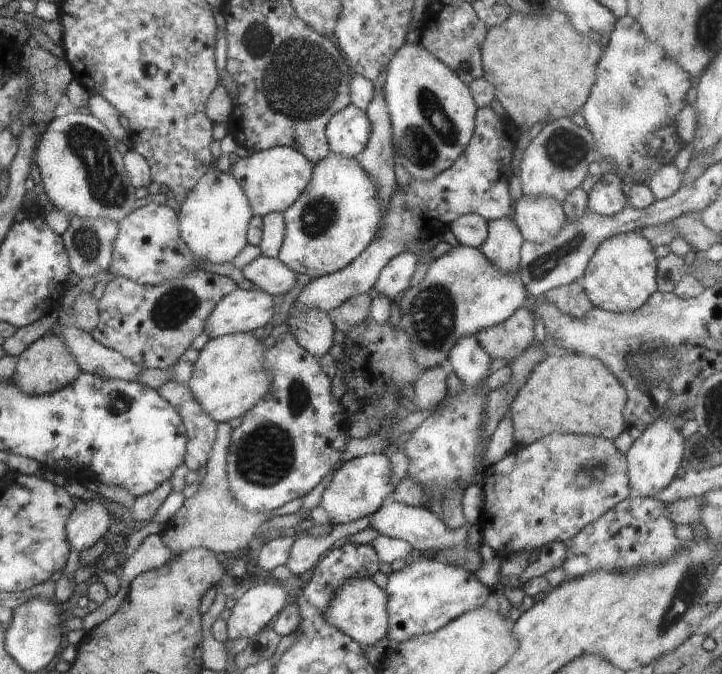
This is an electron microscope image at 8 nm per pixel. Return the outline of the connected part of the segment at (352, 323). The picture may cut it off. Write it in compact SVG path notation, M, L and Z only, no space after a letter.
M373 292L354 295L345 300L339 307L332 309L329 315L335 328L346 334L370 316L368 313L370 312L372 297Z

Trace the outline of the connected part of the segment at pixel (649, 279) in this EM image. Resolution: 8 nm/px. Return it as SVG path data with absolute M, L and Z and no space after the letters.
M630 231L607 238L599 244L578 281L594 307L615 313L629 313L639 309L657 287L657 258L654 244L643 232Z

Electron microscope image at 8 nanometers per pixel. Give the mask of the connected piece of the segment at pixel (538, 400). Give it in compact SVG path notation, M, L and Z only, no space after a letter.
M569 351L562 356L546 355L543 361L532 367L530 376L520 387L509 408L508 414L513 420L514 442L519 448L550 433L604 436L614 441L625 430L623 410L626 401L626 389L601 360Z

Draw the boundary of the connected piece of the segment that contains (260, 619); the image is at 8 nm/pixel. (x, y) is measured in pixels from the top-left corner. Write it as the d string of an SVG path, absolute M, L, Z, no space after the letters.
M264 579L256 585L248 585L248 590L236 601L235 606L231 608L232 613L227 620L227 635L230 640L240 638L241 636L252 638L262 629L270 627L272 620L290 600L286 588L284 588L283 584L280 587L281 584L281 582Z

